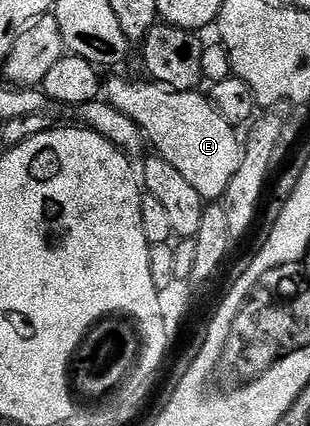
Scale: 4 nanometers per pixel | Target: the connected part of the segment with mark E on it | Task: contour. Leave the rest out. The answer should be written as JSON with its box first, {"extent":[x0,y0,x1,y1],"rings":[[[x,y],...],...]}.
{"extent":[103,79,243,202],"rings":[[[106,79],[103,84],[104,99],[139,125],[142,137],[148,143],[149,140],[153,143],[152,151],[171,162],[171,166],[175,166],[175,170],[179,170],[179,174],[183,174],[183,178],[187,178],[187,182],[191,182],[191,186],[199,190],[206,202],[220,201],[227,186],[231,186],[231,178],[235,178],[235,170],[239,170],[241,165],[243,144],[240,139],[237,141],[238,129],[229,124],[223,114],[217,112],[208,95],[200,96],[200,91],[174,92],[156,82],[144,83],[128,84],[125,80]]]}

